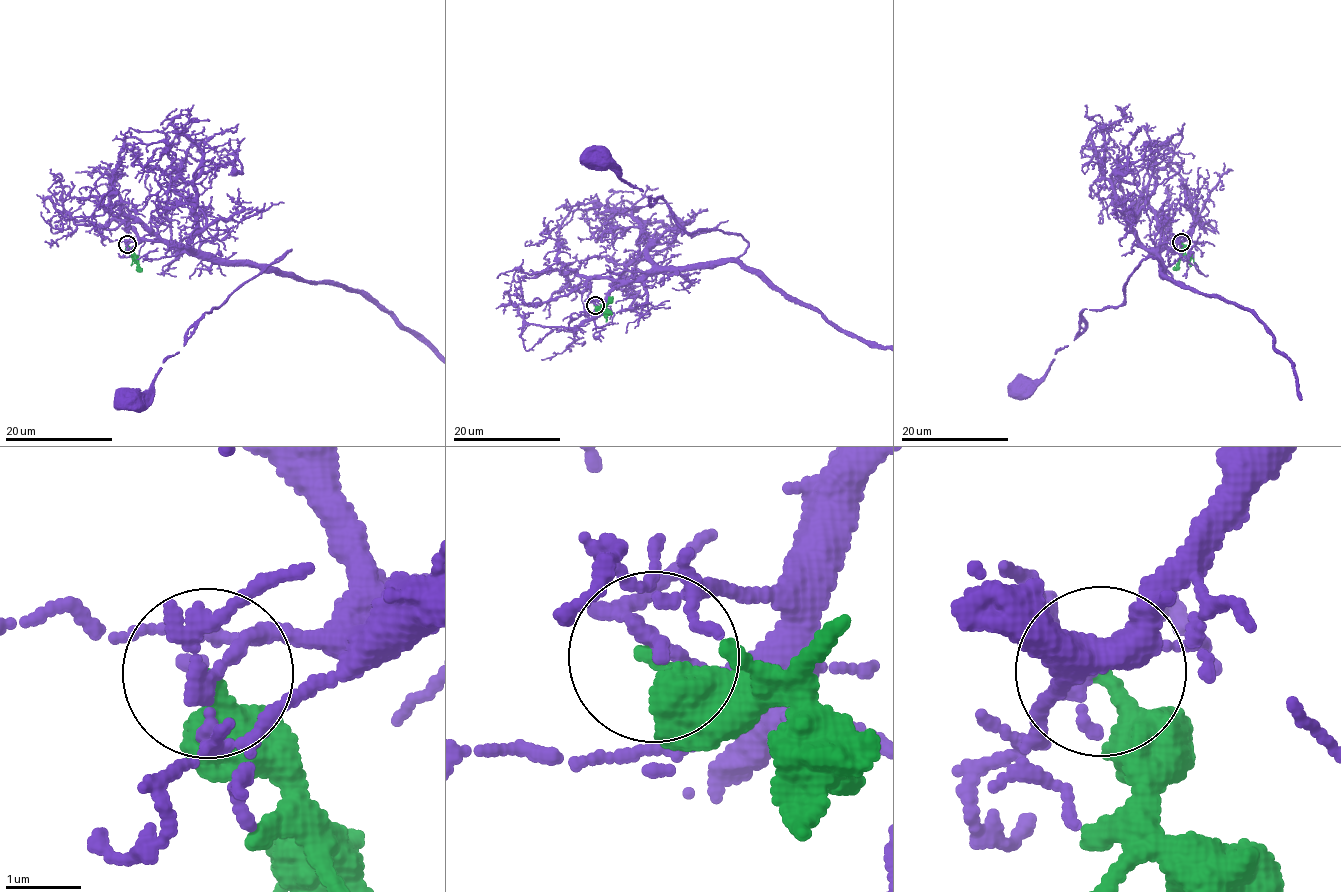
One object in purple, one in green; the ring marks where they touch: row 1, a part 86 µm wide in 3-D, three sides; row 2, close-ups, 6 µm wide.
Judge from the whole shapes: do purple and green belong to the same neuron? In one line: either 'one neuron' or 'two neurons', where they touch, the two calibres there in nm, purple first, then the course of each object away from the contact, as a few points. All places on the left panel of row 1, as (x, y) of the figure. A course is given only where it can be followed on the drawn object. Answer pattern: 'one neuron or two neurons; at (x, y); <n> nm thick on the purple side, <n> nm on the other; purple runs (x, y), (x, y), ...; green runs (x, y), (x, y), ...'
two neurons; at (127, 244); 160 nm thick on the purple side, 320 nm on the other; purple runs (127, 245), (159, 240), (196, 255), (258, 265), (291, 251), (203, 315), (155, 381), (130, 399); green runs (126, 244), (142, 272)

